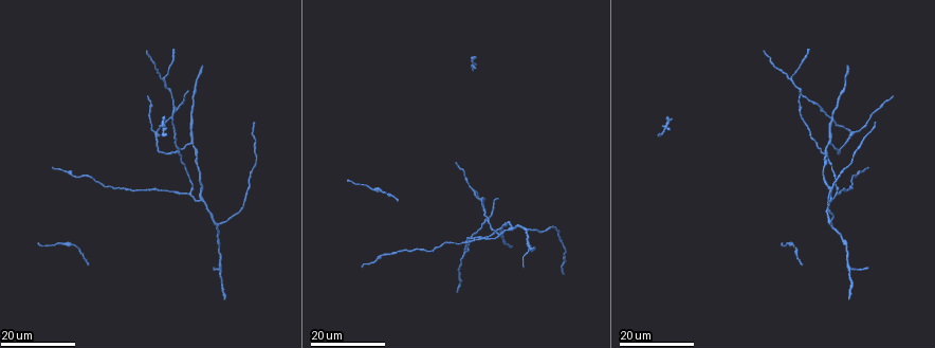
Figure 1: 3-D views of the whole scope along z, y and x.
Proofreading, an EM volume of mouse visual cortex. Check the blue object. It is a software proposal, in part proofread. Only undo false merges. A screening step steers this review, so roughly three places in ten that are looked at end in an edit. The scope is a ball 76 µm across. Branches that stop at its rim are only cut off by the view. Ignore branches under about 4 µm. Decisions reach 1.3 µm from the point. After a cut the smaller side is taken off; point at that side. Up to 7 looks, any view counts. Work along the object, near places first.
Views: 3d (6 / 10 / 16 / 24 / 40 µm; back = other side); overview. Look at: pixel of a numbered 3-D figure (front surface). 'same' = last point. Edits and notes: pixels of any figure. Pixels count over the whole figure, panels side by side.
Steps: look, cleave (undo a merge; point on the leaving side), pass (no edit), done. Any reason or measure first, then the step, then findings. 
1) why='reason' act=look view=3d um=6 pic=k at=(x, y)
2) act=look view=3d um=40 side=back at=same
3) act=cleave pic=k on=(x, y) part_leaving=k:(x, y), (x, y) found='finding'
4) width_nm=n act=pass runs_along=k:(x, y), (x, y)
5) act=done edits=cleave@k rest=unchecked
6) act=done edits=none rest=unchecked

why='three arms meet' act=look view=3d um=24 pic=1 at=(788, 78)

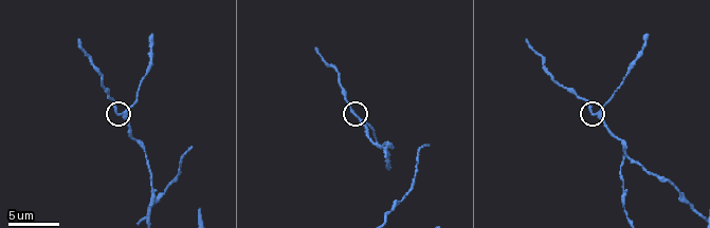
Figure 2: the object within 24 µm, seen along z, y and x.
why='closer look' act=look view=3d um=6 pic=2 at=(122, 115)

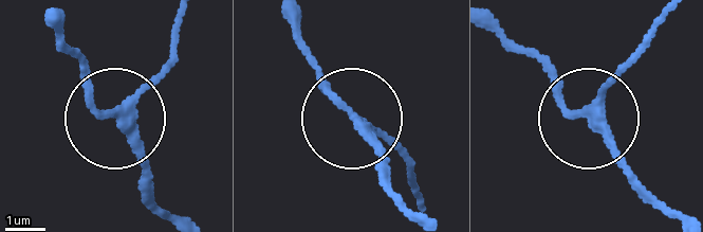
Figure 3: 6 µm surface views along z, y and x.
why='other side' act=look view=3d um=6 side=back pic=3 at=(120, 113)

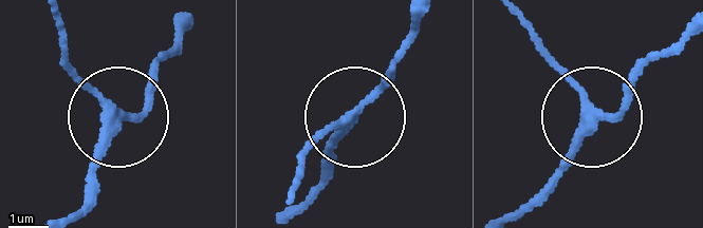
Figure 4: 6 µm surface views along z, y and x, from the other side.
width_nm=230 act=pass runs_along=4:(72, 213), (115, 121), (61, 55) found='all the same cell'

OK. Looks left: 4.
why='a fork' act=look view=3d um=24 pic=1 at=(192, 142)

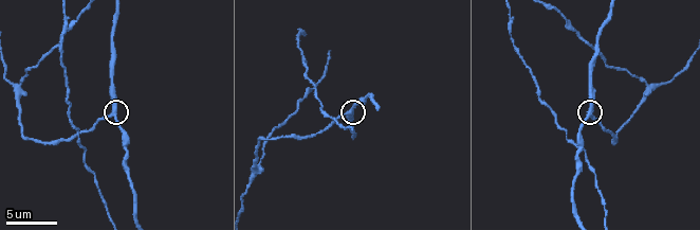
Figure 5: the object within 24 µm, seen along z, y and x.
act=look view=3d um=10 pic=5 at=(590, 111)

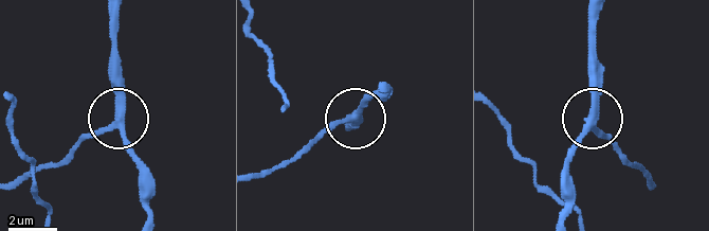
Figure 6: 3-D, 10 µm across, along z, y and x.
act=pass runs_along=6:(147, 217), (141, 162), (116, 113), (116, 31) found='one cell here'

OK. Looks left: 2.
why='three arms meet' act=look view=3d um=24 pic=1 at=(500, 235)

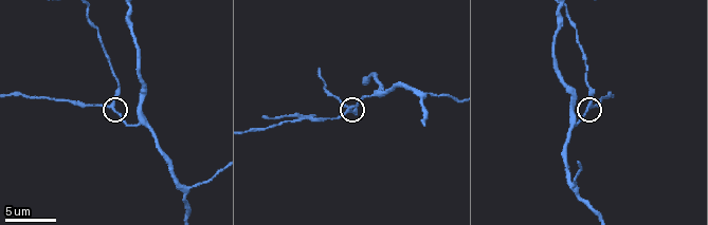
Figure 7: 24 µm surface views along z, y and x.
act=look view=3d um=10 pic=7 at=(590, 108)

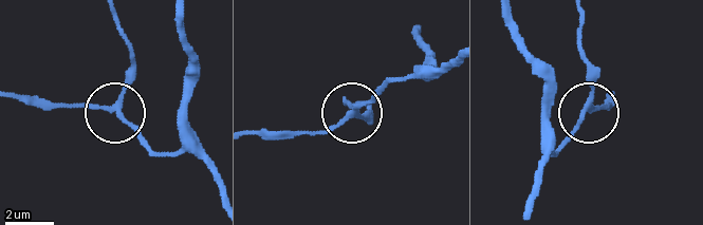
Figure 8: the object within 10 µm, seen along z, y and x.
act=pass runs_along=8:(111, 12), (133, 60), (133, 78), (118, 115), (149, 149) found='all the same cell'

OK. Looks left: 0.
act=done edits=none rest=unchecked

